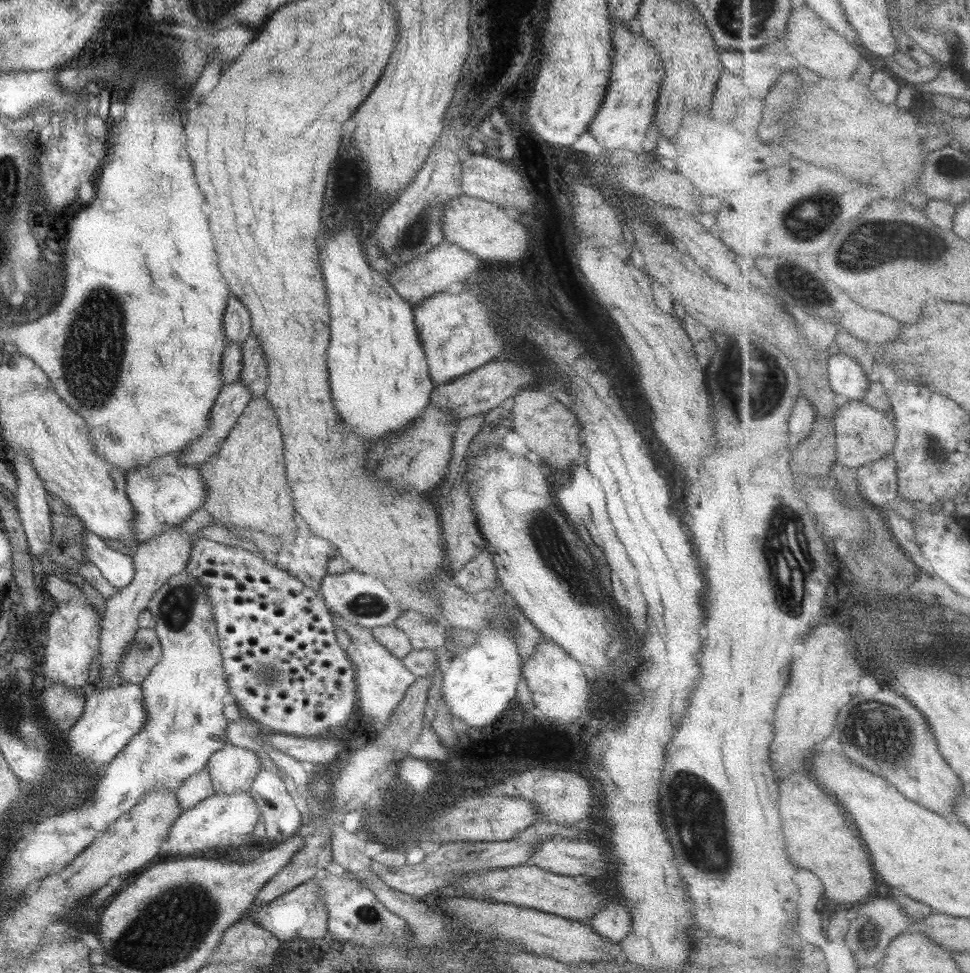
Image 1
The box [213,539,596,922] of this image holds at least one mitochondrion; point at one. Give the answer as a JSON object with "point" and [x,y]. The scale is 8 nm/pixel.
{"point":[368,606]}

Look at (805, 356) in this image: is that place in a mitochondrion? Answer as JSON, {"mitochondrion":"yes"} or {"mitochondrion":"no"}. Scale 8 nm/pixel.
{"mitochondrion":"no"}

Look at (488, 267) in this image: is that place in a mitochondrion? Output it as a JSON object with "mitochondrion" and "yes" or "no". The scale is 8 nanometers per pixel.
{"mitochondrion":"no"}

